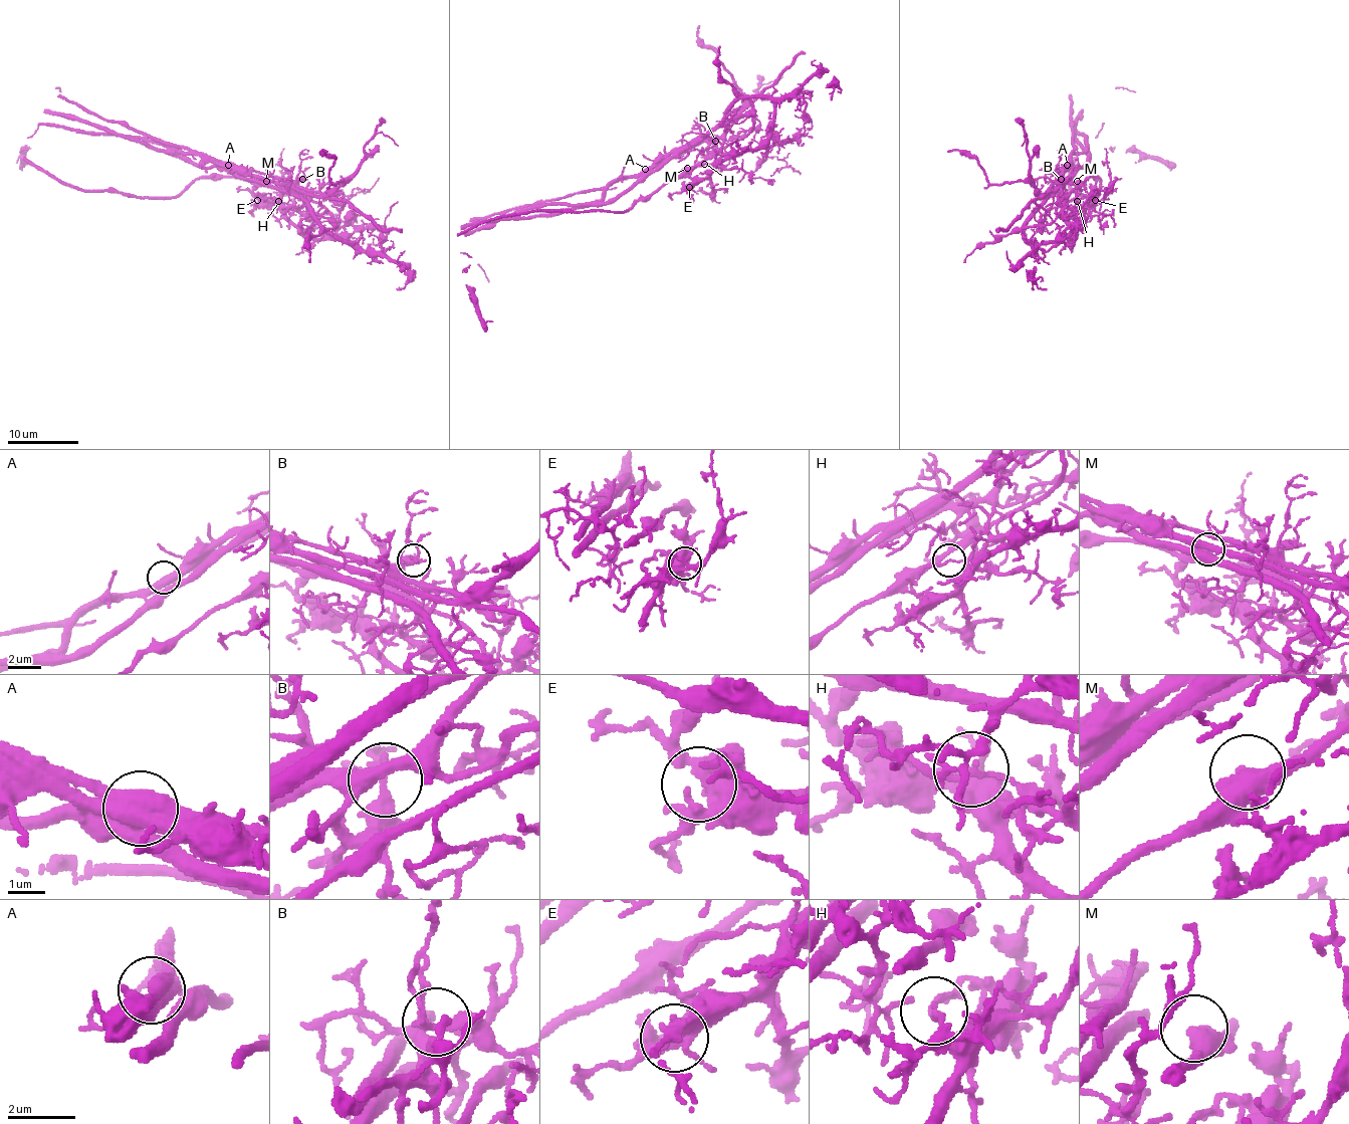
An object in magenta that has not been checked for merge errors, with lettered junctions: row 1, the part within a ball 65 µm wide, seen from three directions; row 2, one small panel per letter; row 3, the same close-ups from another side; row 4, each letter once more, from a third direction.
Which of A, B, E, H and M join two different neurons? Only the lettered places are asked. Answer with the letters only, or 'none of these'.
A, H

